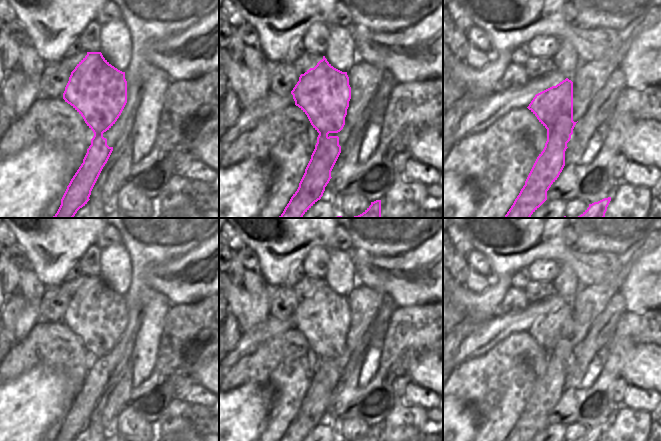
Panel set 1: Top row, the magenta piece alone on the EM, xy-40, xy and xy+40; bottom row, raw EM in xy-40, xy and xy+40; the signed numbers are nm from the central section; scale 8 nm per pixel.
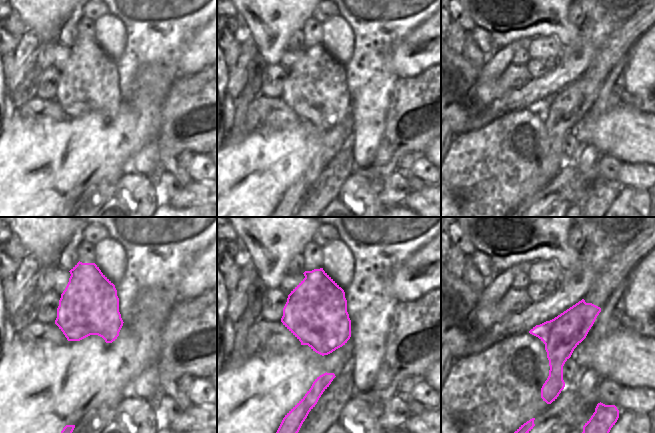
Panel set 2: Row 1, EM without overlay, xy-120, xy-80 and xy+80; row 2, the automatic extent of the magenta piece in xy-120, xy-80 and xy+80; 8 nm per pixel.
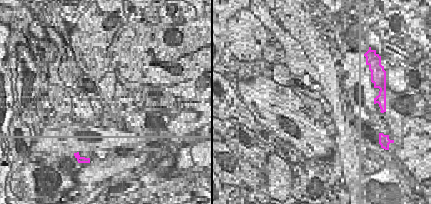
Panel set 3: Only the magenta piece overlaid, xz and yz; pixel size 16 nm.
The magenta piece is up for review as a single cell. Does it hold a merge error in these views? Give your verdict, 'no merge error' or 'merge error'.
no merge error

